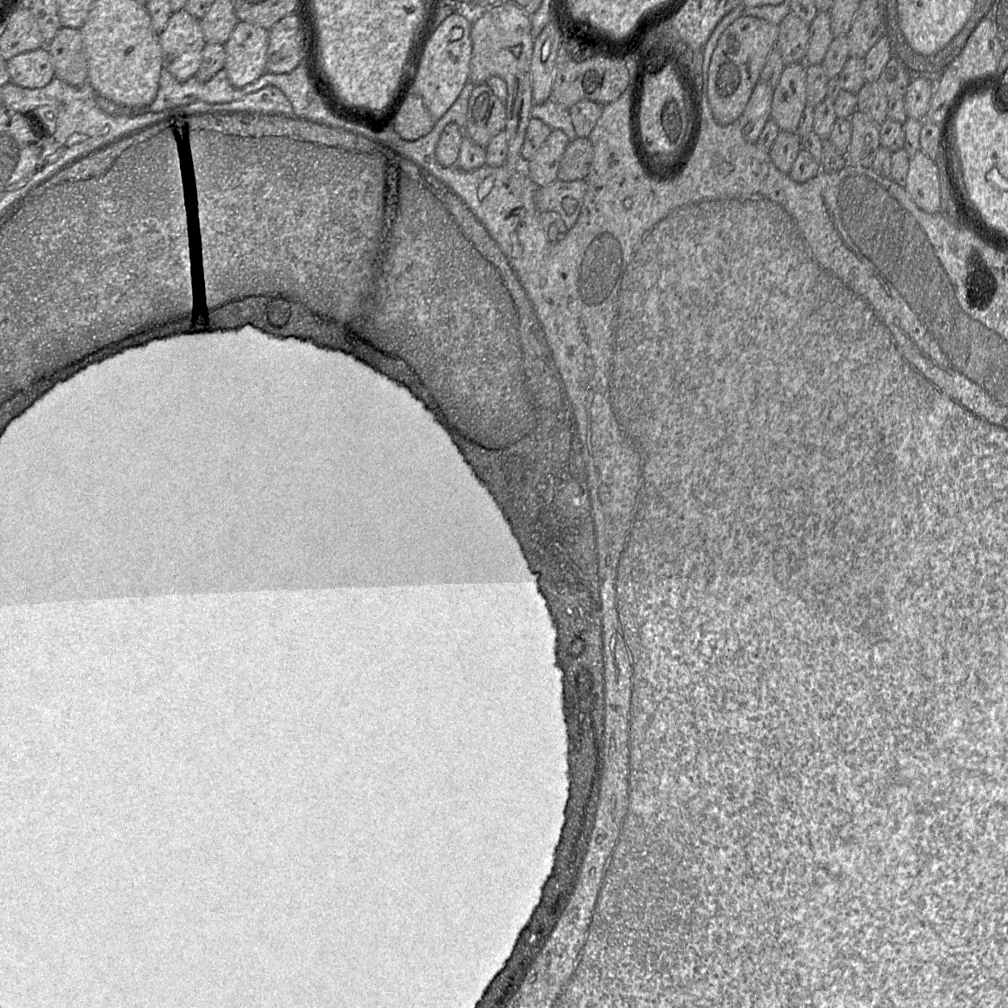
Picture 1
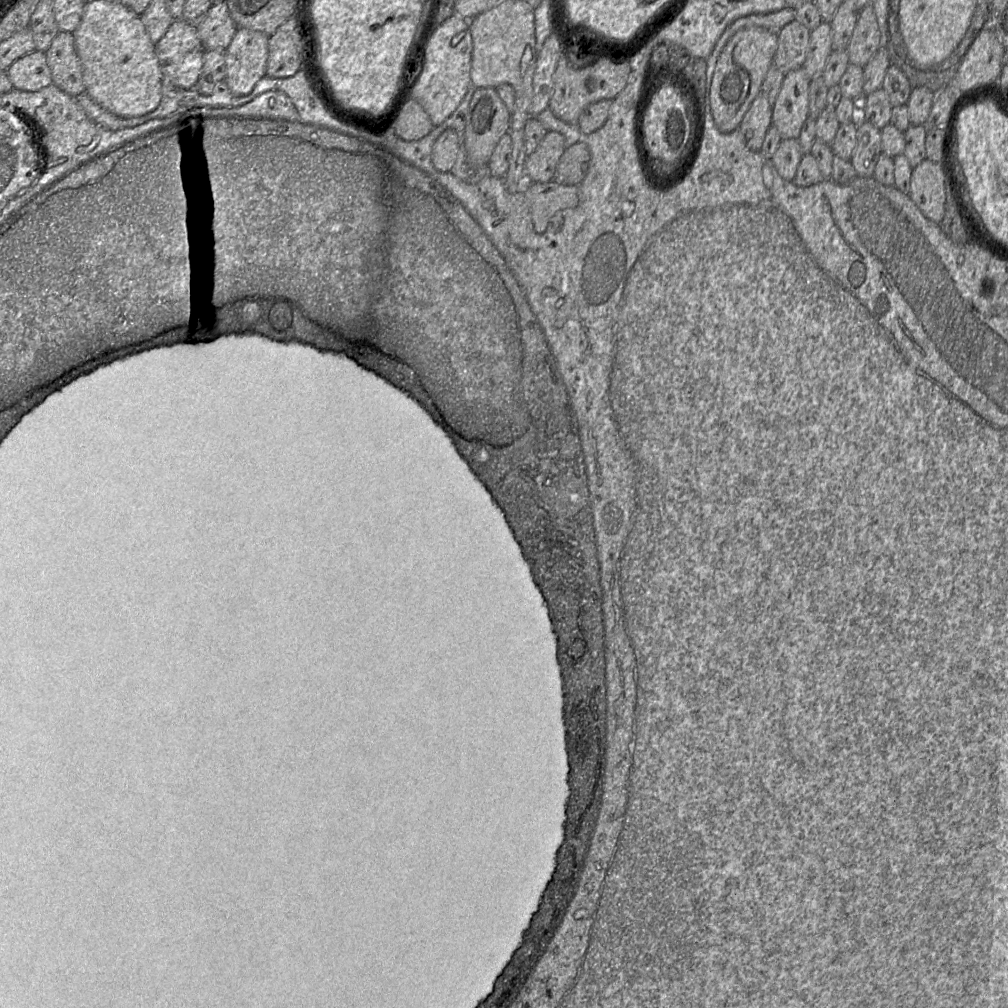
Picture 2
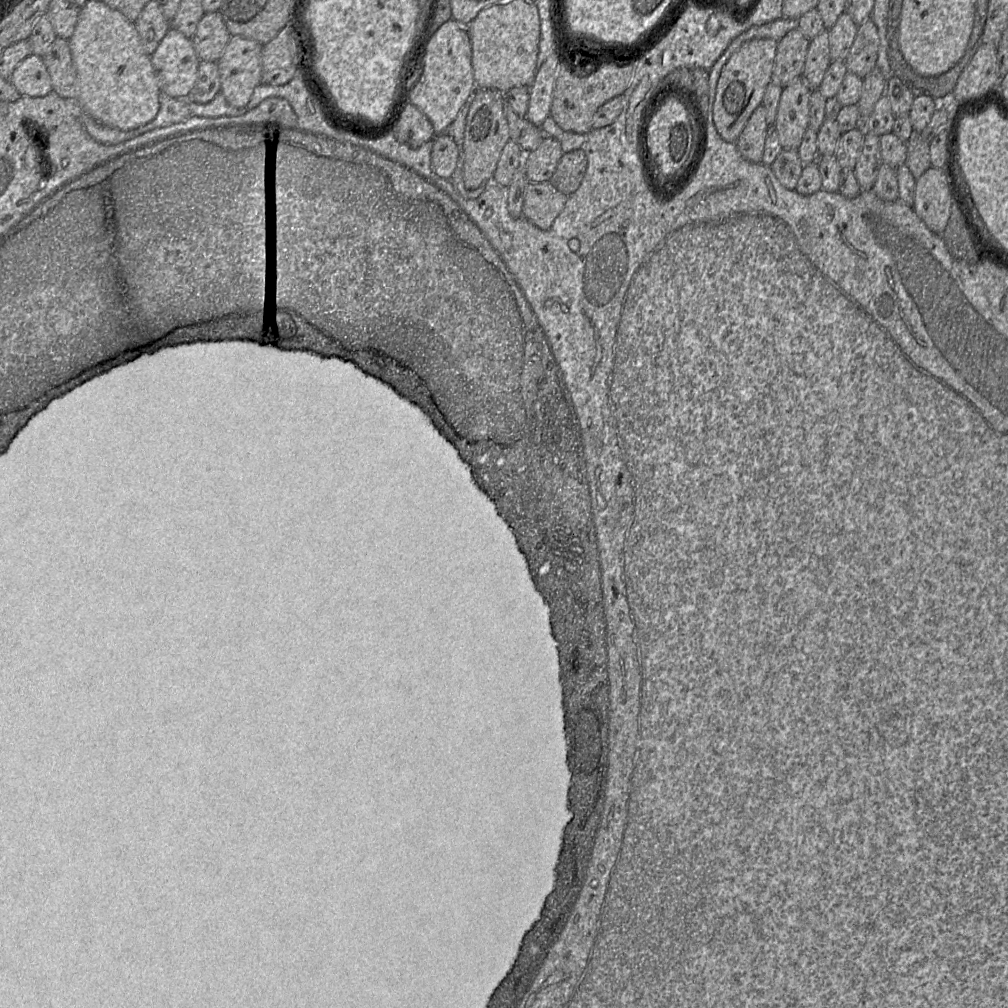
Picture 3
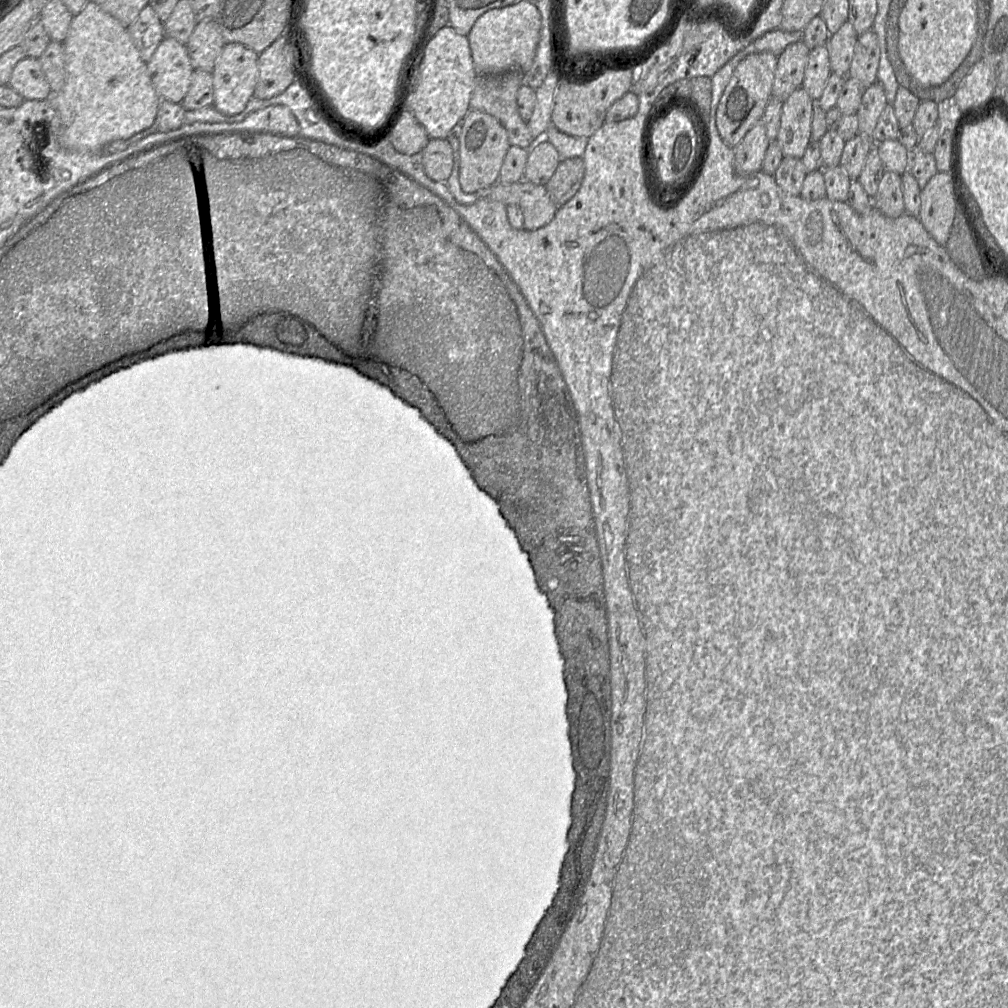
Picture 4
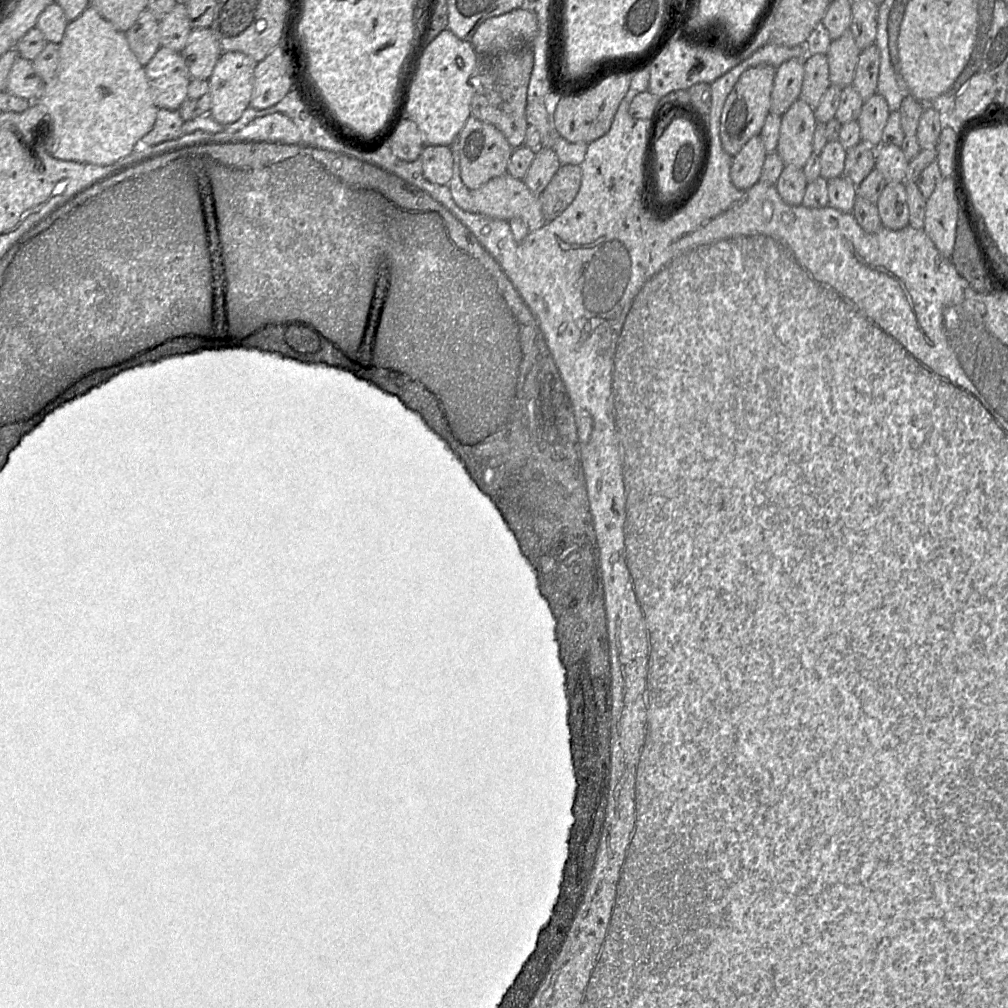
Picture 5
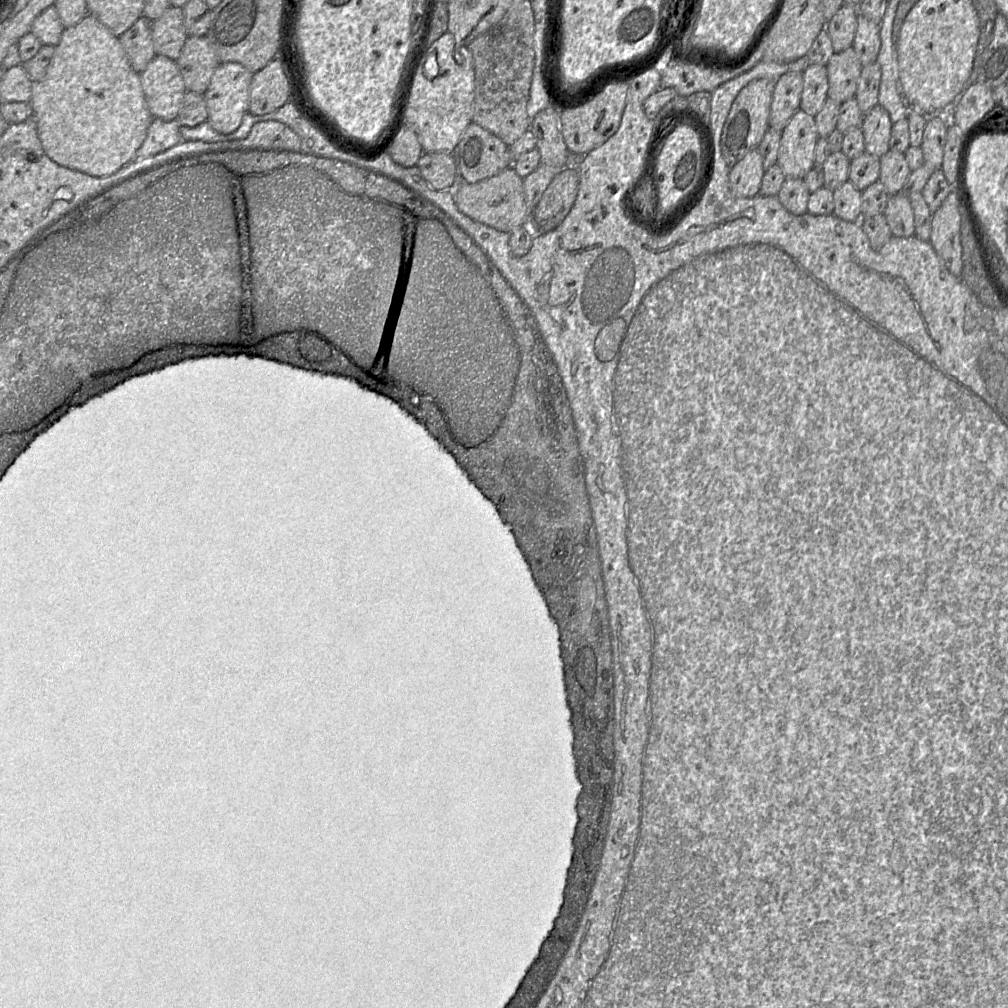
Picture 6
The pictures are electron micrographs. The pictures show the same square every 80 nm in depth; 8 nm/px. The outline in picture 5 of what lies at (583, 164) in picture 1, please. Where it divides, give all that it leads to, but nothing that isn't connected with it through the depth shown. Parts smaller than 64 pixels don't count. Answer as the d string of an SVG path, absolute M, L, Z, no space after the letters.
M560 165L548 185L539 195L546 222L558 217L575 199L581 185L579 165Z

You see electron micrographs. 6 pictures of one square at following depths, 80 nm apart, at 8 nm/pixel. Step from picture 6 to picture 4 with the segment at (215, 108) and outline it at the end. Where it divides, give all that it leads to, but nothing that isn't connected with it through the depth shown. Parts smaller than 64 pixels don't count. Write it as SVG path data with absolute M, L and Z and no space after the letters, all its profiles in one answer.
M225 43L213 68L212 79L213 106L227 116L239 114L254 96L258 80L258 54L238 43Z

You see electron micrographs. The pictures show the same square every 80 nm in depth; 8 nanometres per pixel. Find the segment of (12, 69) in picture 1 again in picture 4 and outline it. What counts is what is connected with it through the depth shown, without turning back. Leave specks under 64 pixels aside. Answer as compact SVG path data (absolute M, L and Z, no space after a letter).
M26 57L19 61L8 85L25 100L50 99L53 95L37 58Z

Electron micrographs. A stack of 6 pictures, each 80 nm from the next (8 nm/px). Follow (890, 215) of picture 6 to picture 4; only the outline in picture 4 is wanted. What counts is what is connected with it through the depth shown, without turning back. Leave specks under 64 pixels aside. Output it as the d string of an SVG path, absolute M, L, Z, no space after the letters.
M886 170L873 198L874 207L891 218L899 217L905 213L901 176Z

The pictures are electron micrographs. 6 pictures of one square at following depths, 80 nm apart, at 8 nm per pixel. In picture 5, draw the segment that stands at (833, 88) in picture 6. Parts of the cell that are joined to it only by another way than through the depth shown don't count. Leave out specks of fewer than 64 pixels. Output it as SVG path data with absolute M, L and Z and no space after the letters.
M850 27L839 38L831 40L826 52L831 84L841 88L852 85L861 51Z

